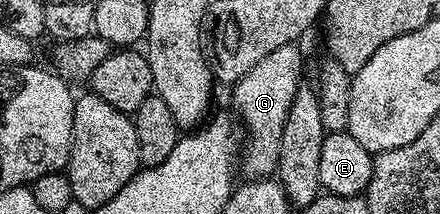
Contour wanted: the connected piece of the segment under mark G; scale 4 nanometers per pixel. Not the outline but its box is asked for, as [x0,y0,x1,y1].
[232,43,303,181]

